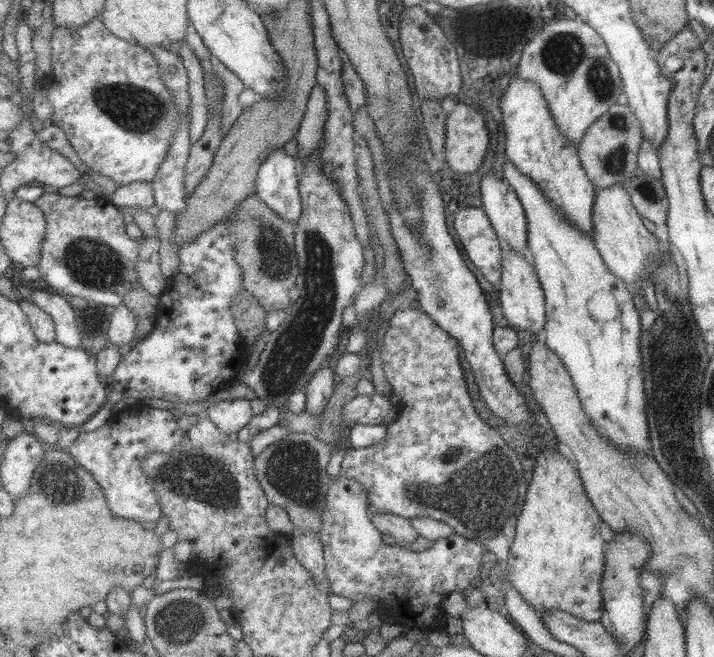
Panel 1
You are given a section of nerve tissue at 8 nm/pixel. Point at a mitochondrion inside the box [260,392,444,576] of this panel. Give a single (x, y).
(287, 474)

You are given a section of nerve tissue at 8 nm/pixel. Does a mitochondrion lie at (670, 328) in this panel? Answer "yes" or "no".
yes

